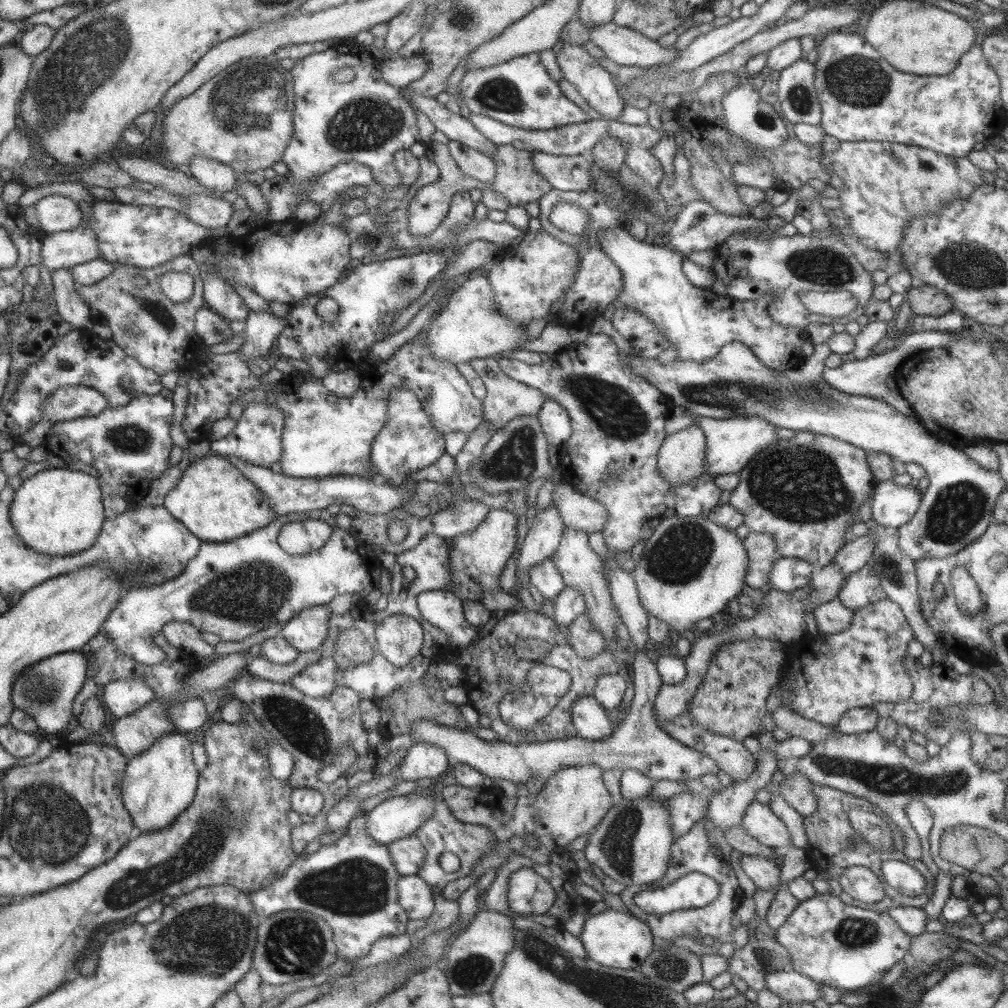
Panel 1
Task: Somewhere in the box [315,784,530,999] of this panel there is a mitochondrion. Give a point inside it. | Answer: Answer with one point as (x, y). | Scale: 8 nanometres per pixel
(471, 972)

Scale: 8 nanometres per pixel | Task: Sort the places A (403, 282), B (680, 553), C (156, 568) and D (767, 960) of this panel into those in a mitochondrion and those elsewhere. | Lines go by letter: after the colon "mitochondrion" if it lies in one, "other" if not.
A: mitochondrion
B: mitochondrion
C: mitochondrion
D: mitochondrion

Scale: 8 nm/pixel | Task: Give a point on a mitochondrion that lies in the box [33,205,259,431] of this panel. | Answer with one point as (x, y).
(157, 311)

